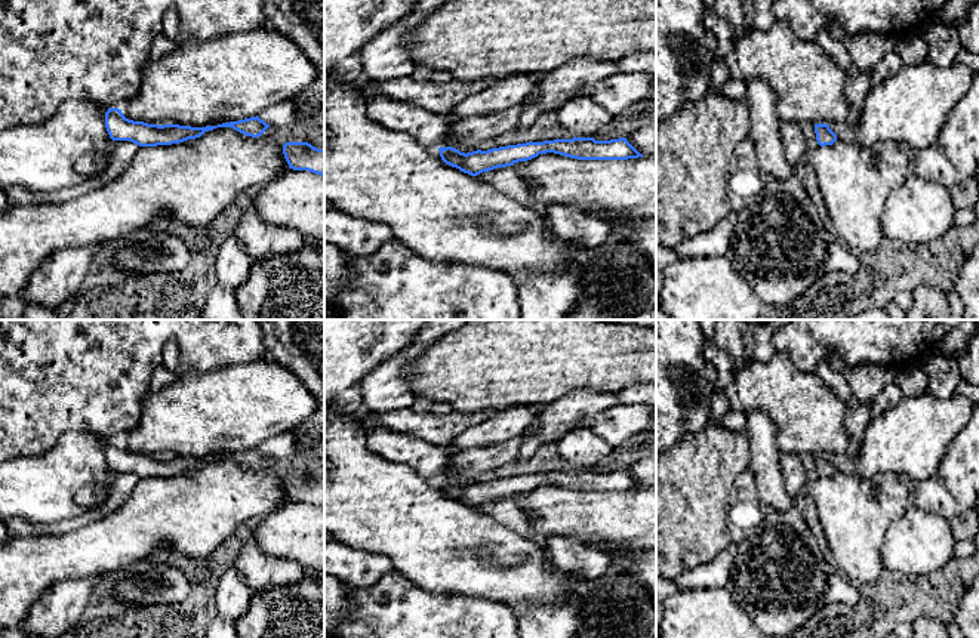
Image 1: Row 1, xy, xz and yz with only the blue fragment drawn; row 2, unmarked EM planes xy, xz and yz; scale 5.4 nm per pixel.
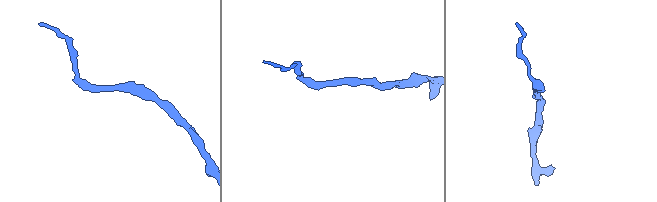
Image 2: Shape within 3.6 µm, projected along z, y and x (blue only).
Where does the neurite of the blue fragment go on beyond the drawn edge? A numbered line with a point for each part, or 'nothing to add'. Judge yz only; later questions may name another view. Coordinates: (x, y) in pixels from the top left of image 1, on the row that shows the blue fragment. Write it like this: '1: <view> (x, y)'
nothing to add

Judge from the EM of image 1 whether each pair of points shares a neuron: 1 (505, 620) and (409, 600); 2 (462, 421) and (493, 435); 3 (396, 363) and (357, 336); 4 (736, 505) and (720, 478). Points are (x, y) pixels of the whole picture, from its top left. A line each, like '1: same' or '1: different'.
1: same
2: different
3: different
4: different

